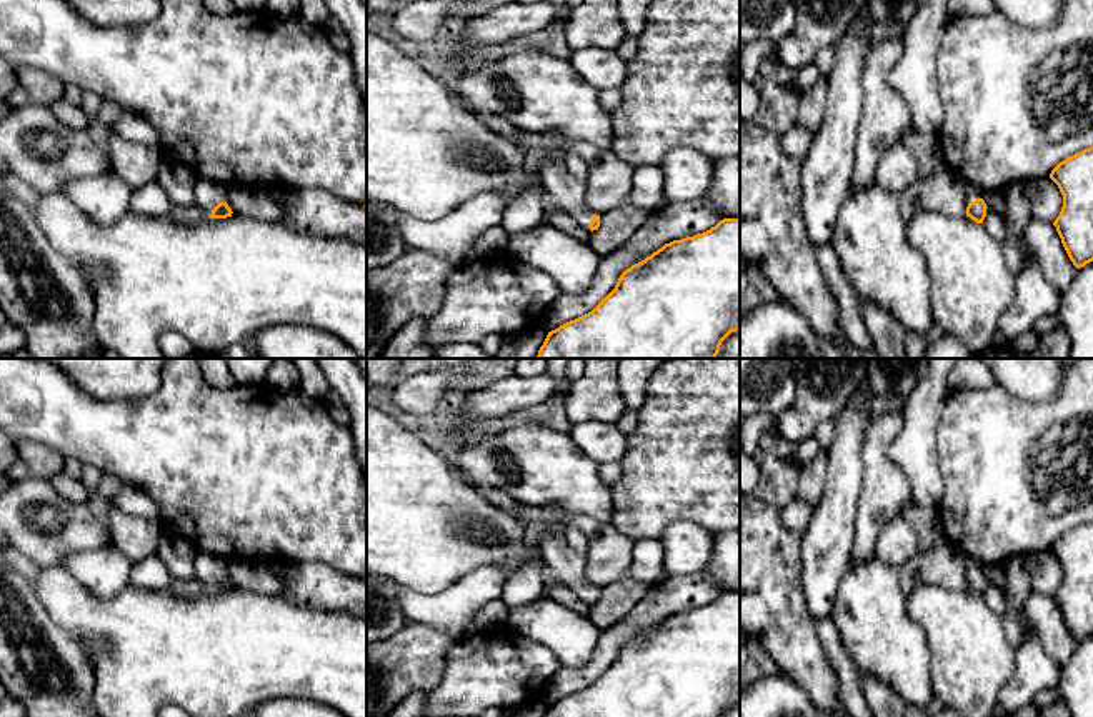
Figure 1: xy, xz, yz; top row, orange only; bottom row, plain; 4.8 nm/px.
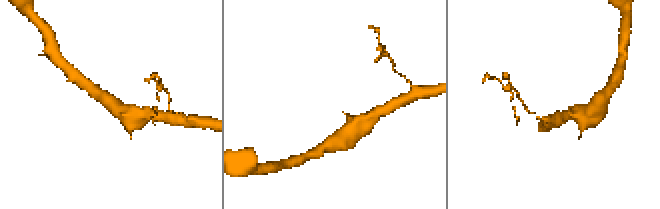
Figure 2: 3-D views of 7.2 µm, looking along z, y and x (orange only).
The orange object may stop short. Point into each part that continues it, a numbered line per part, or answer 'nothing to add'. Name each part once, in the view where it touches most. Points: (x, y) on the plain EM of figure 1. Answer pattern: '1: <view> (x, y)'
1: xy (209, 567)

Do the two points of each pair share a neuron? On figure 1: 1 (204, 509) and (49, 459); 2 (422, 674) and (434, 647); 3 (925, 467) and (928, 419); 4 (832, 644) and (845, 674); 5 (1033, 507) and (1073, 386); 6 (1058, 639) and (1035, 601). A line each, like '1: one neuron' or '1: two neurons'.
1: two neurons
2: one neuron
3: one neuron
4: one neuron
5: one neuron
6: one neuron

